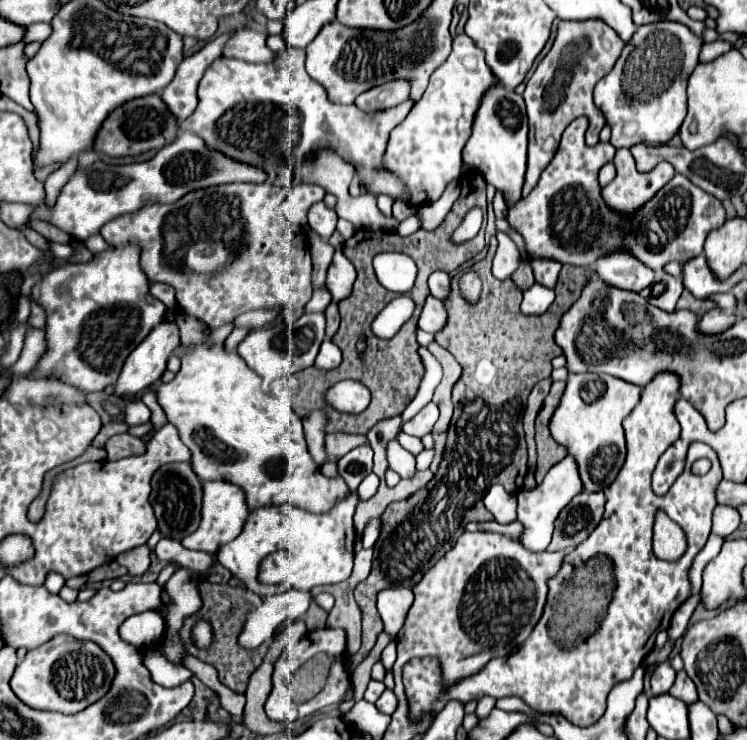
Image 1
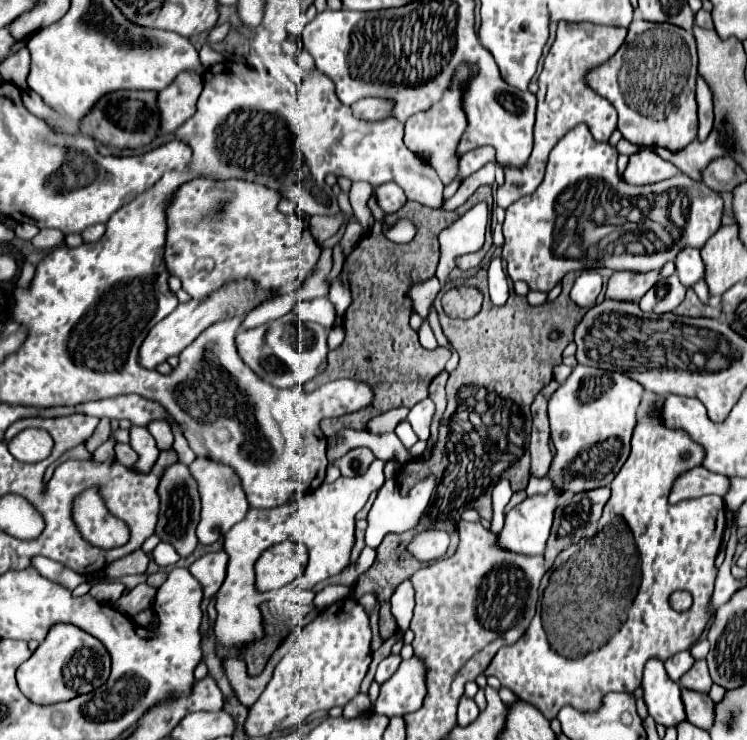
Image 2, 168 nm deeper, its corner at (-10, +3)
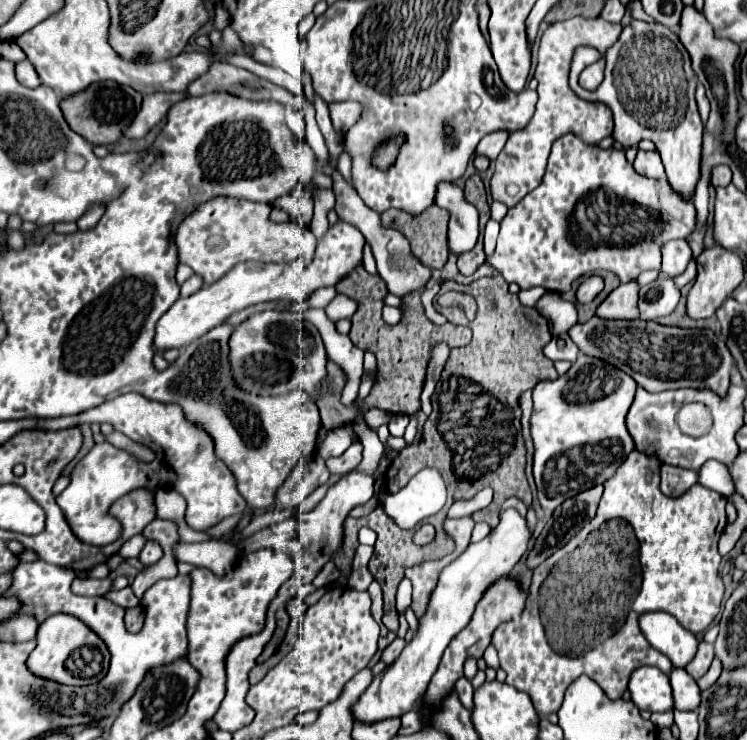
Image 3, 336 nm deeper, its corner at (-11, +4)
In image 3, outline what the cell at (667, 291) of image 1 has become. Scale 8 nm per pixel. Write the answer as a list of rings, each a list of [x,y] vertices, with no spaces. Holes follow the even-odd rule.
[[[662,276],[656,282],[640,288],[640,318],[656,320],[660,316],[670,314],[680,300],[680,290],[672,278]]]

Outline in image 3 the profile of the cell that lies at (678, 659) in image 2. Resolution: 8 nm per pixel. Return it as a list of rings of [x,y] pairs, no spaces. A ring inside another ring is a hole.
[[[666,612],[642,614],[640,628],[646,638],[652,638],[652,646],[672,660],[674,668],[686,668],[686,664],[696,656],[696,636],[688,634],[674,616]]]

